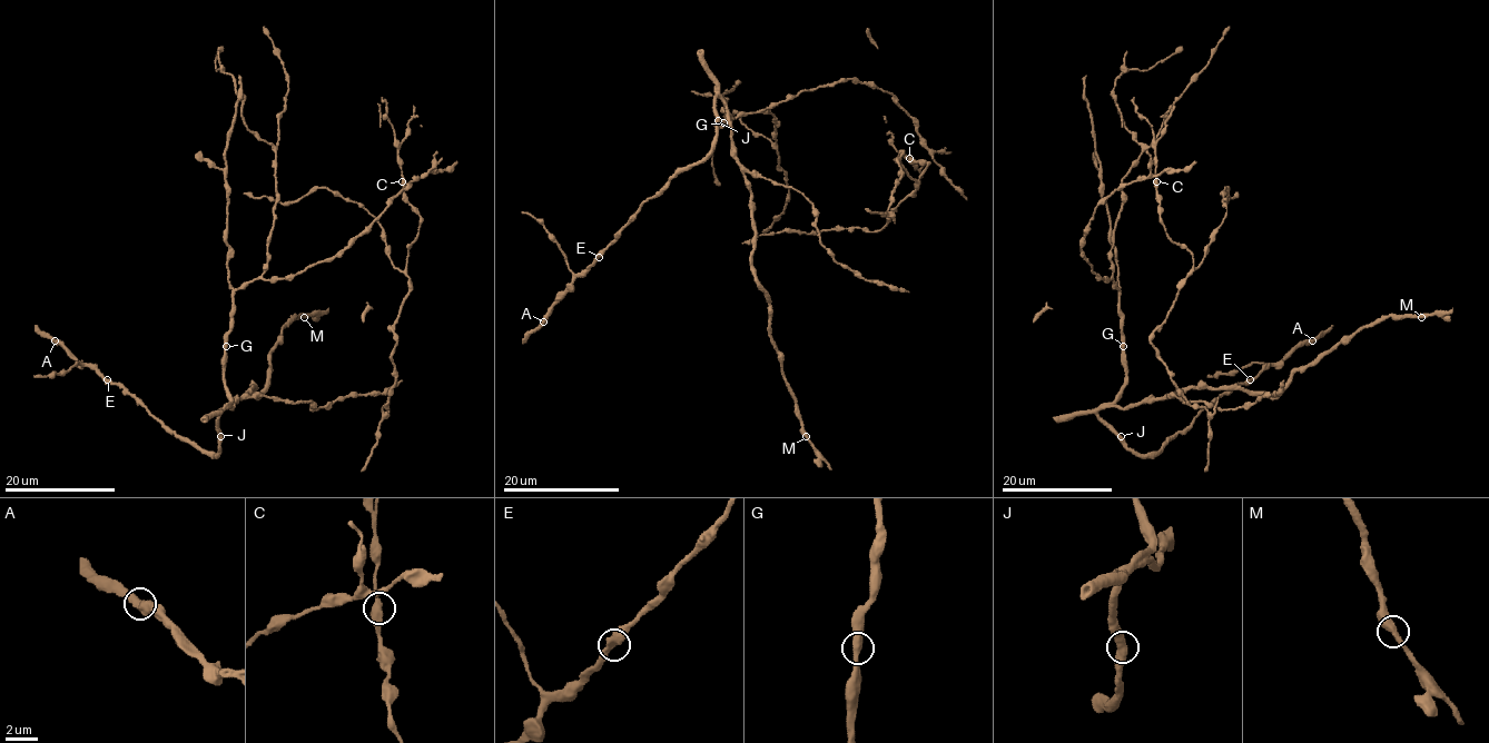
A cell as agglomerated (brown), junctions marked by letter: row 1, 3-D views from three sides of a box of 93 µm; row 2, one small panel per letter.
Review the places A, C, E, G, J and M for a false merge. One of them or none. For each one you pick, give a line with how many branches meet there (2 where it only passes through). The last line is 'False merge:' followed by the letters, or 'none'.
False merge: none

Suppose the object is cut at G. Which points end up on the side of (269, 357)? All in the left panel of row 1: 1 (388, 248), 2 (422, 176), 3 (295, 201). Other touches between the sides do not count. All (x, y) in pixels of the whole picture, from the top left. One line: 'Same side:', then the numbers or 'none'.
Same side: 1, 3

